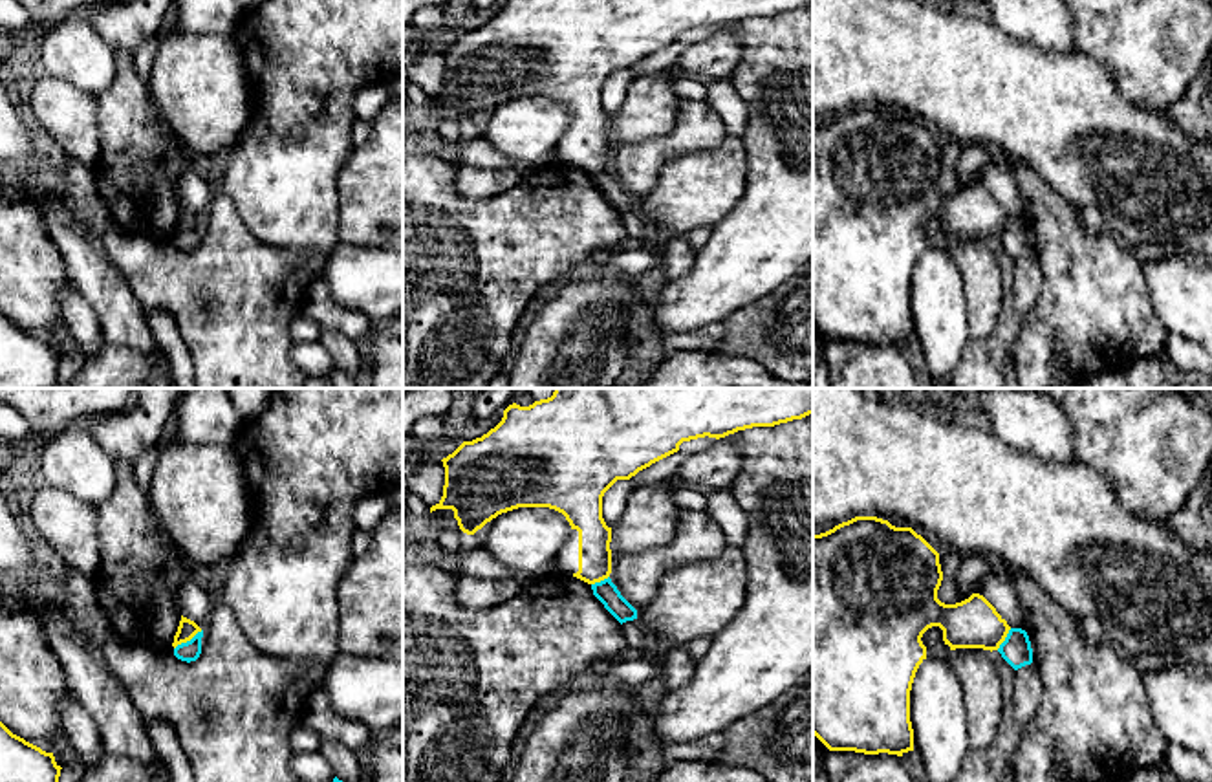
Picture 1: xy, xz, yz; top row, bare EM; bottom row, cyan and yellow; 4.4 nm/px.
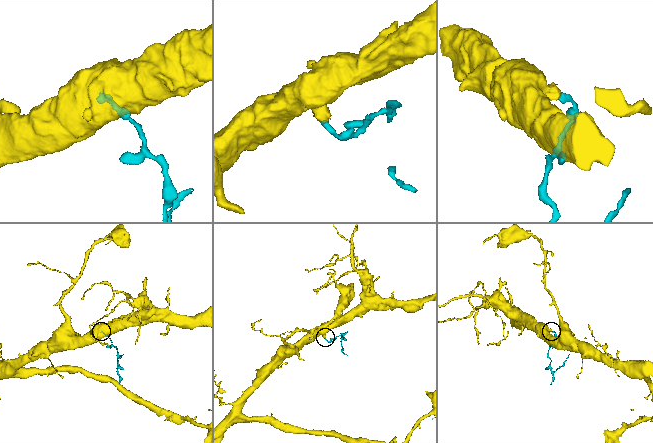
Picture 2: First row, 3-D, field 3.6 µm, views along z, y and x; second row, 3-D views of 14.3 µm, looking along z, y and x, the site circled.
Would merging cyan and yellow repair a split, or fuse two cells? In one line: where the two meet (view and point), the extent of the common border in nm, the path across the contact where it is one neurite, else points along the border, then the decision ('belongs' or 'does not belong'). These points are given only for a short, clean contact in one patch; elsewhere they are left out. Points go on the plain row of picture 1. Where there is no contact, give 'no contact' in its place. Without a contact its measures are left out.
meets cyan in xy at (187, 231); contact 150 nm long; border along xy (202, 220), (174, 238); does not belong

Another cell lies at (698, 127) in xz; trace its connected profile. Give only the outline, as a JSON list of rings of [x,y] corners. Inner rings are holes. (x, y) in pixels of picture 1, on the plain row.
[[[681,99],[670,134],[621,145],[611,152],[610,168],[639,201],[655,187],[665,163],[683,154],[718,148],[727,136],[720,115],[707,103]]]

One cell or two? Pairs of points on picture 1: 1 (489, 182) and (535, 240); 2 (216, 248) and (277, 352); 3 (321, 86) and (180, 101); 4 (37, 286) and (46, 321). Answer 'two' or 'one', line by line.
1: two
2: one
3: two
4: one

